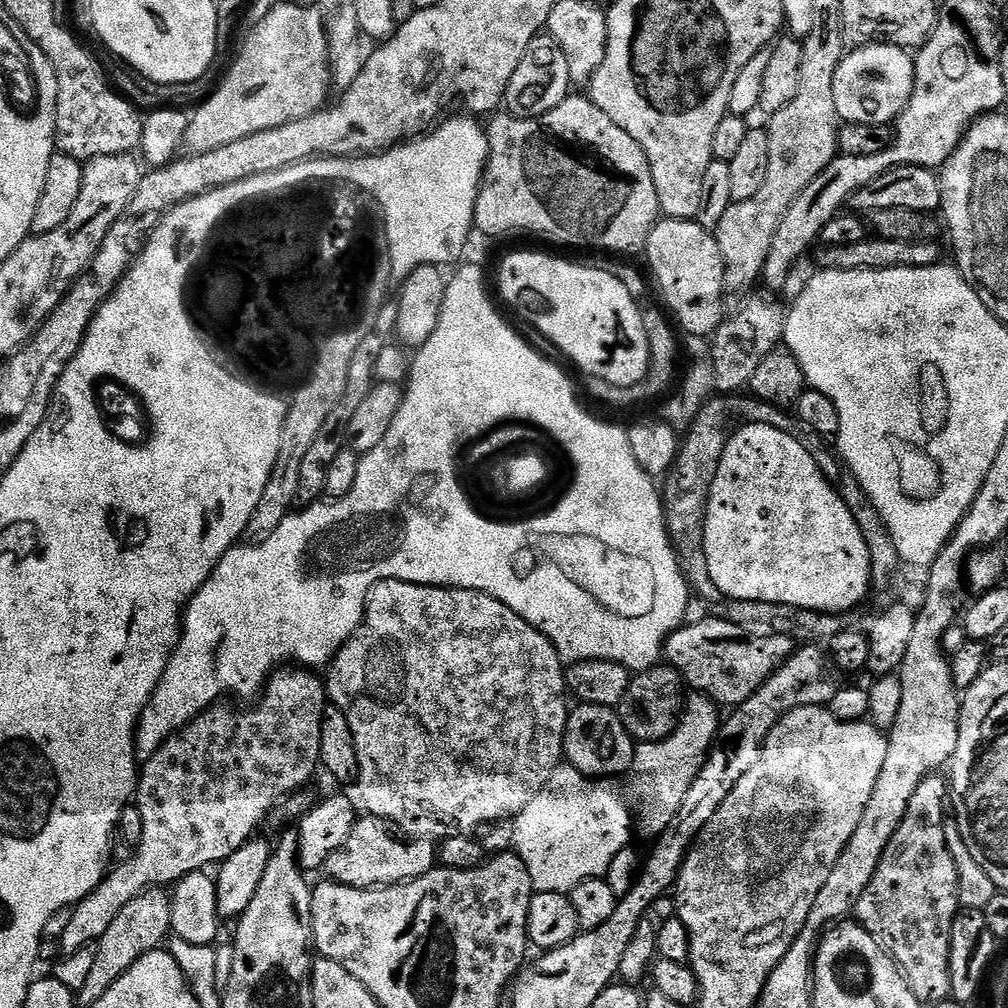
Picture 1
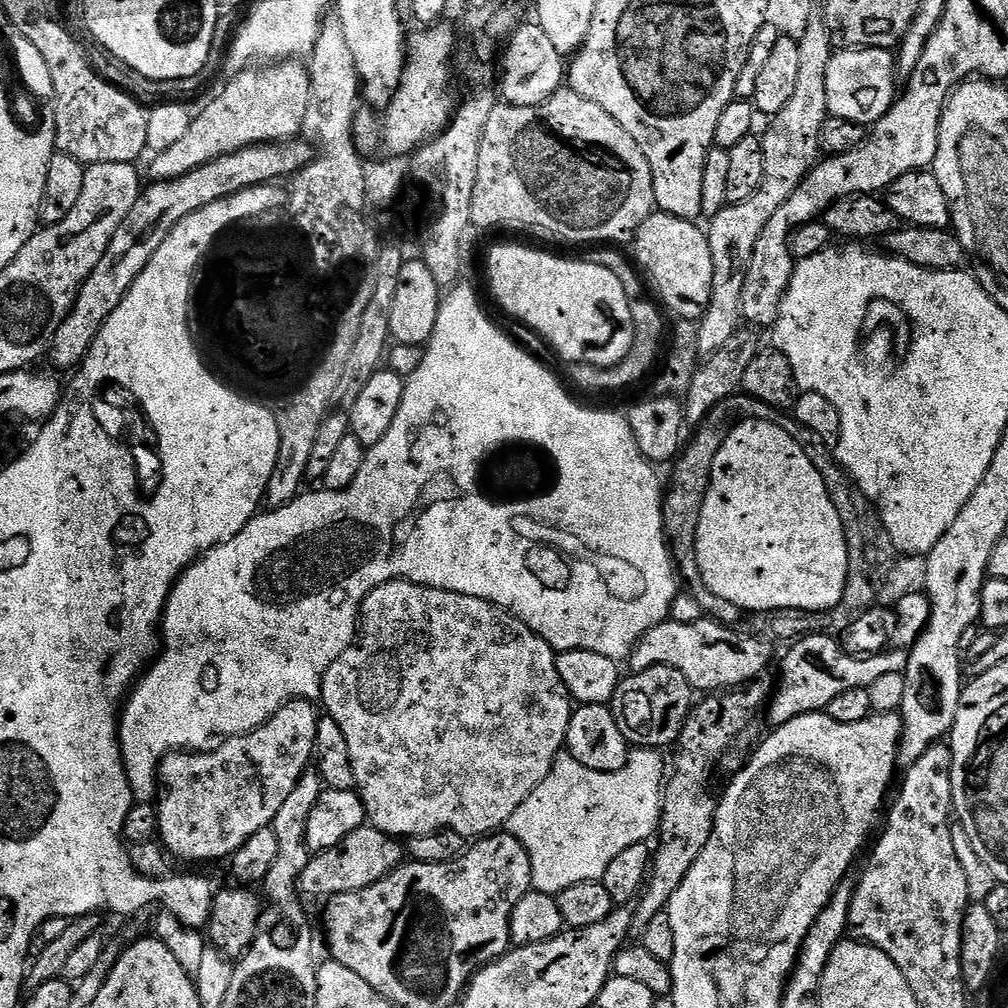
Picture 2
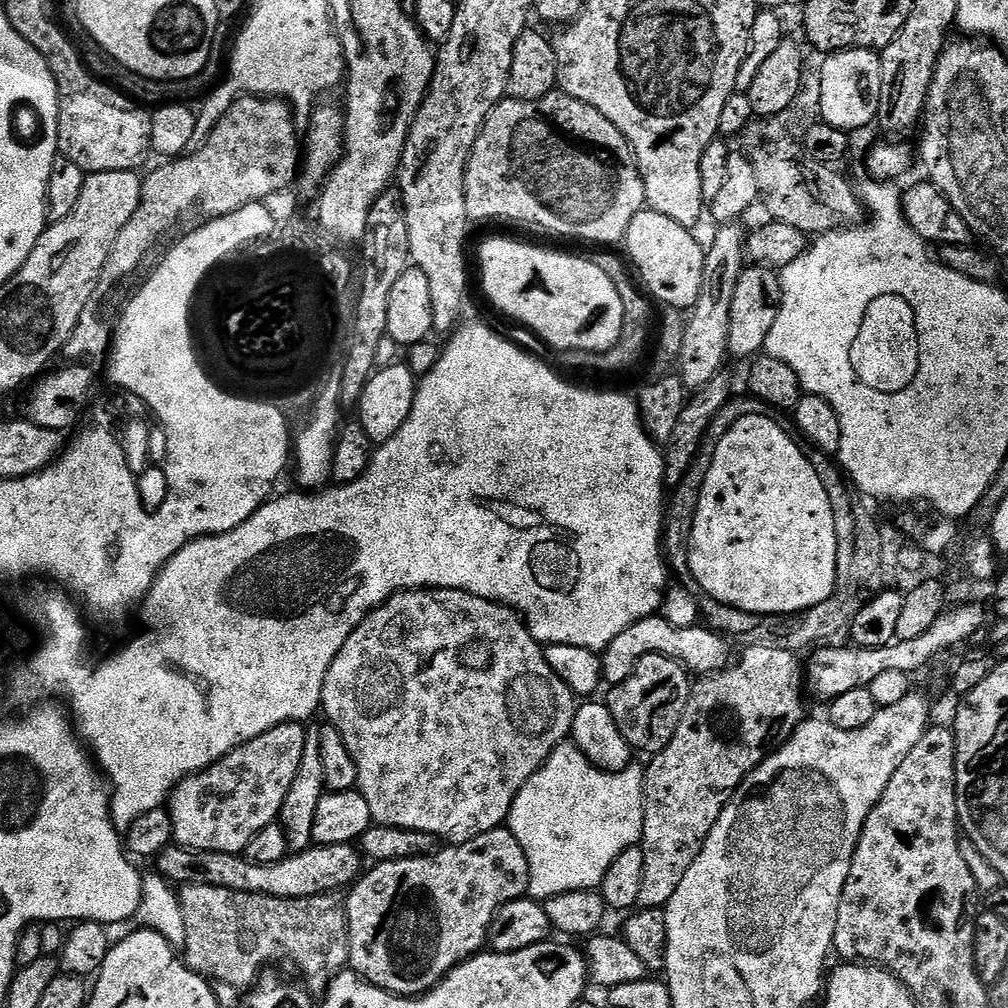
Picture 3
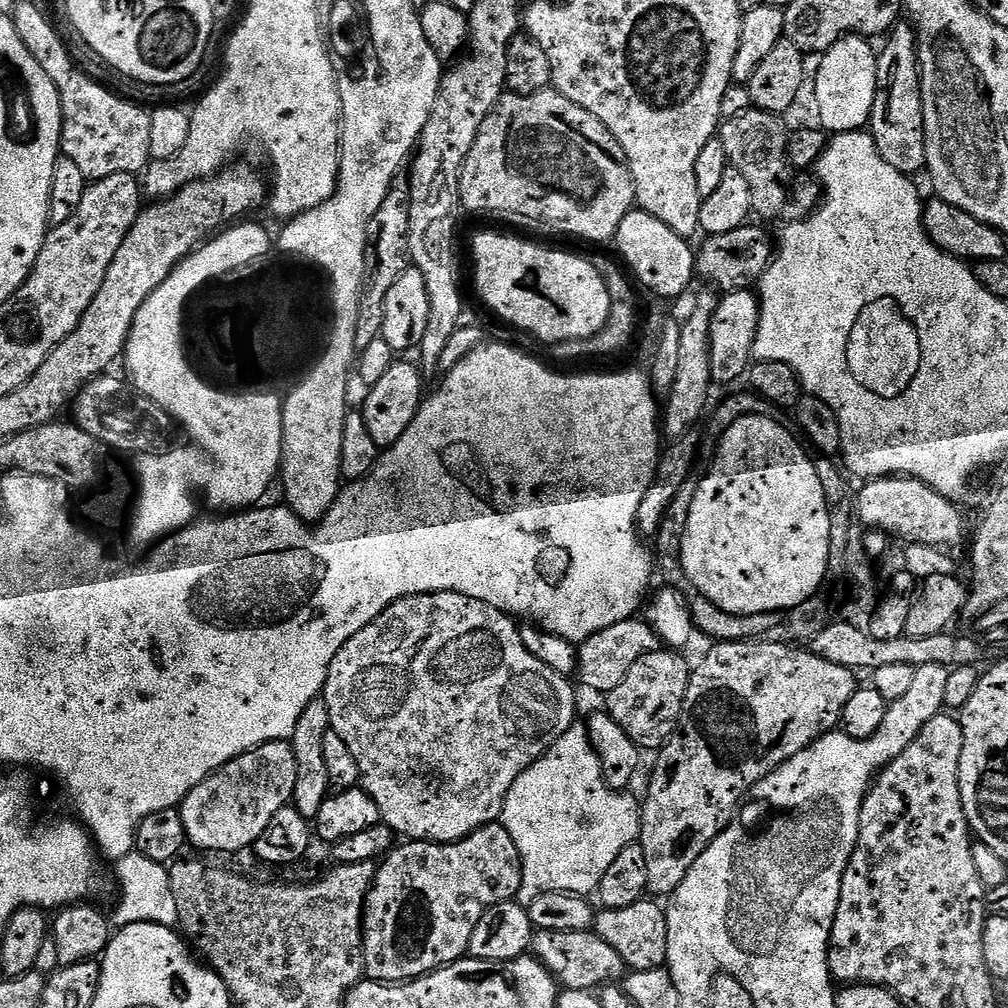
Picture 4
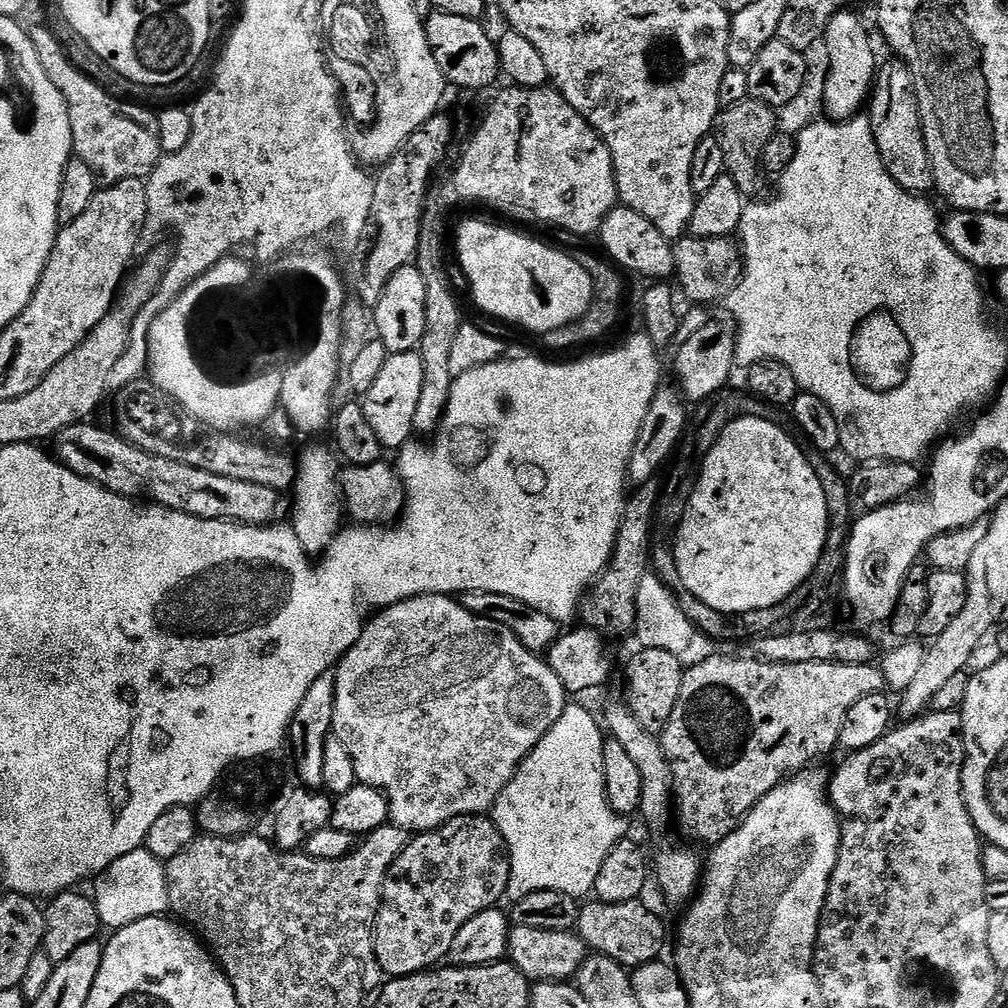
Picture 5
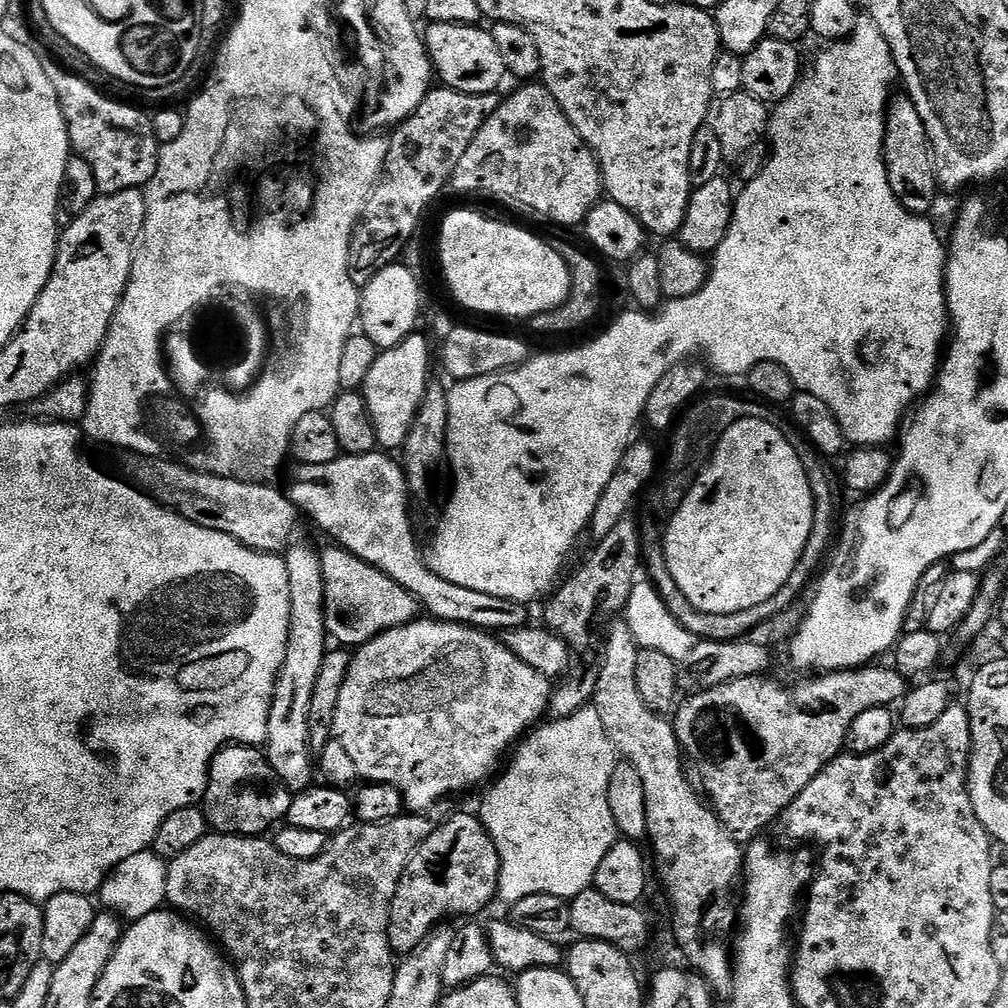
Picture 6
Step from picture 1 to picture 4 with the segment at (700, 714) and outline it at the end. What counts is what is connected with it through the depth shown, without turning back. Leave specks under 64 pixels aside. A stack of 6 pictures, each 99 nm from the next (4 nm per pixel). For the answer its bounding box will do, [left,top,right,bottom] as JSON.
[502,722,642,906]

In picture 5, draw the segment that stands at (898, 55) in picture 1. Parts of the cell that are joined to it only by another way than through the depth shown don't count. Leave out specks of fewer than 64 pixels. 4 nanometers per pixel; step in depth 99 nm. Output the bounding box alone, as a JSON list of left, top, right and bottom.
[822,10,878,122]

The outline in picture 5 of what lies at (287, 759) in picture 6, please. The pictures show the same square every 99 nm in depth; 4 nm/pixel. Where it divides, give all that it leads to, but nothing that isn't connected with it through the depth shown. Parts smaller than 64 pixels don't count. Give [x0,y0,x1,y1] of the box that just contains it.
[290,447,346,558]

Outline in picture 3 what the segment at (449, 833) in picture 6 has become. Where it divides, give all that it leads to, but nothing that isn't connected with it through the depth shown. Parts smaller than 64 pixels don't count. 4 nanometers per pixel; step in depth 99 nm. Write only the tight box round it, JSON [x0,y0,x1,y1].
[346,826,530,996]

